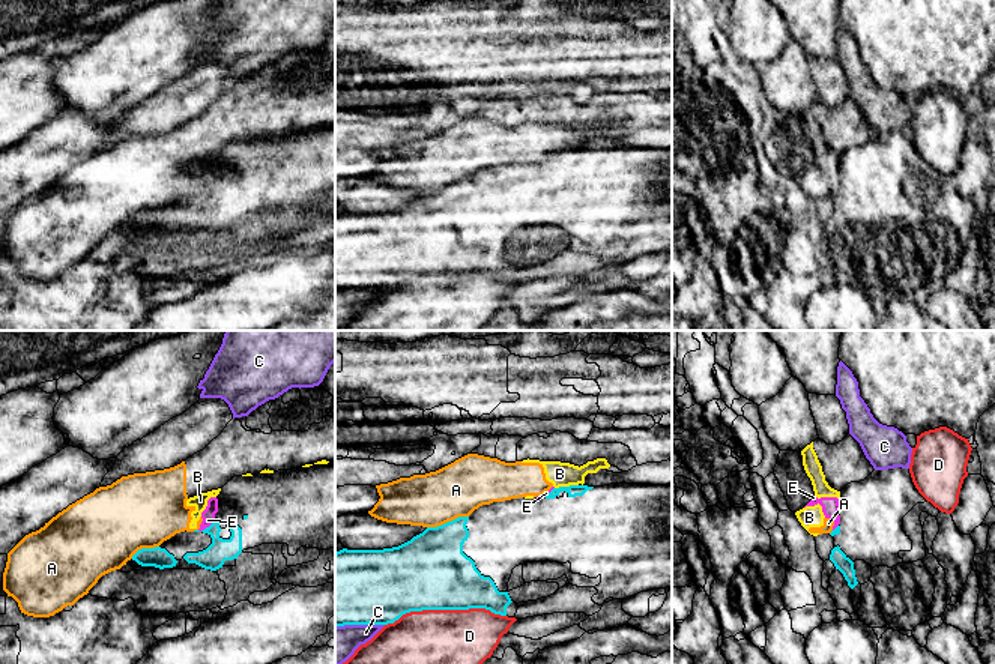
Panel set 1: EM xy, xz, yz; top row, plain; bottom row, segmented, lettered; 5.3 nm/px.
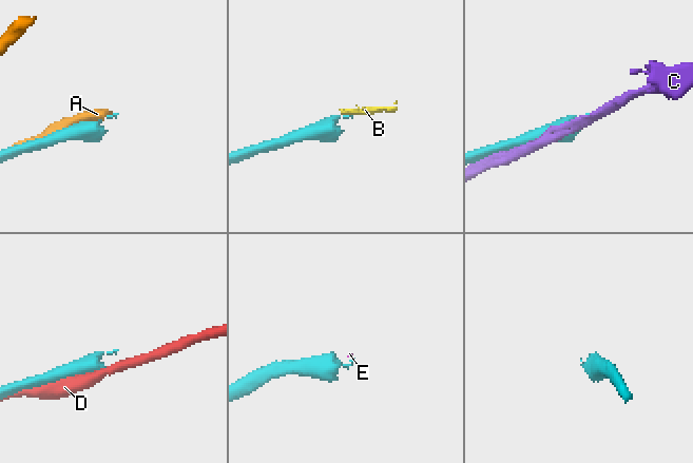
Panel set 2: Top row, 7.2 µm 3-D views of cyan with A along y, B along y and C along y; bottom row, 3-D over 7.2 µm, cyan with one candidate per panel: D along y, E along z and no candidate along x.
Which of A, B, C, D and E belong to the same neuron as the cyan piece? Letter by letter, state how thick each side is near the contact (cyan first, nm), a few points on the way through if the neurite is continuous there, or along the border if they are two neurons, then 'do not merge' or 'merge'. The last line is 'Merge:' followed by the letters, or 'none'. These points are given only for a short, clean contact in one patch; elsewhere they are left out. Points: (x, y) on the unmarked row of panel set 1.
A: 360/280 nm | do not merge
B: 60/130 nm | do not merge
C: 400/200 nm | do not merge
D: 400/480 nm | do not merge
E: 120/70 nm | along xy (215, 182), (199, 194) | do not merge
Merge: none

